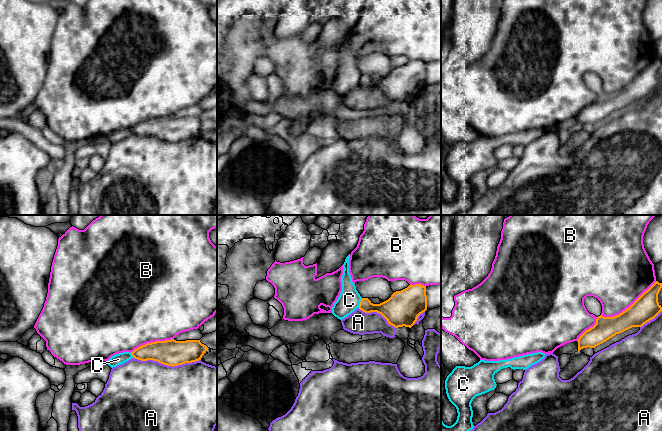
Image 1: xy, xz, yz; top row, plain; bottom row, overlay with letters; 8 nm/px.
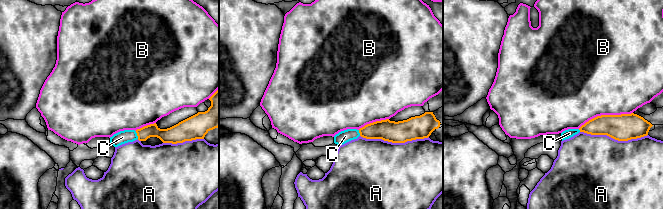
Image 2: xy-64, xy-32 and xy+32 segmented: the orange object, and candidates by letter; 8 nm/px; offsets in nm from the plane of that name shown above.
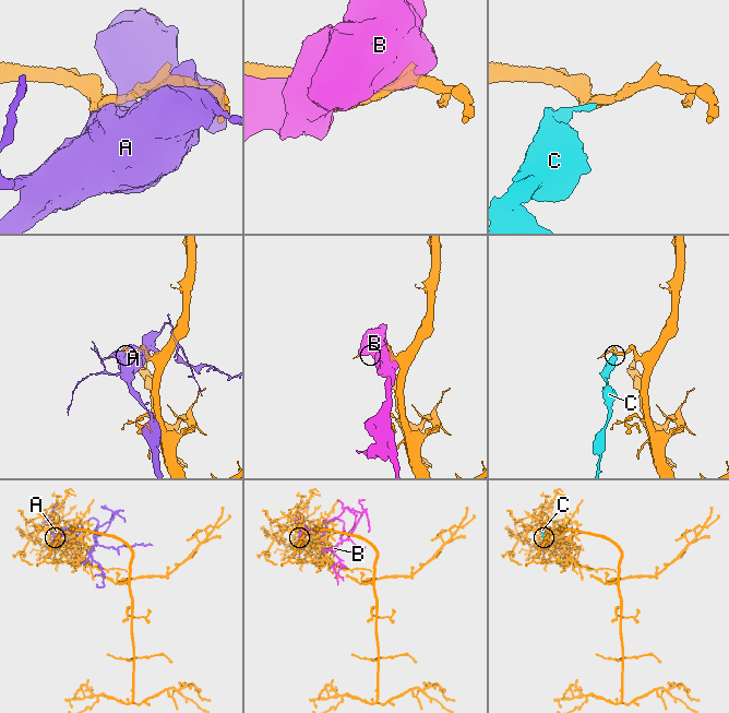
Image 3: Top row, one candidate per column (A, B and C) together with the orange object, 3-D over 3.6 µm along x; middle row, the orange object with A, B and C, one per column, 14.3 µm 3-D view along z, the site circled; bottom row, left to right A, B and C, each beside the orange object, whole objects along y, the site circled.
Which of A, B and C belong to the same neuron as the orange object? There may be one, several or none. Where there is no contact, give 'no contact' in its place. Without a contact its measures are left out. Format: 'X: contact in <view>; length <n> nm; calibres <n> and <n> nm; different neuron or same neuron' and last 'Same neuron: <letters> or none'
A: contact in xy; length 550 nm; calibres 200 and 500 nm; different neuron
B: contact in yz; length 550 nm; calibres 200 and 460 nm; different neuron
C: contact in xz; length 90 nm; calibres 160 and 180 nm; different neuron
Same neuron: none

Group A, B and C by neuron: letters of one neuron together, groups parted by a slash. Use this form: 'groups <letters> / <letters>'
groups A / B / C

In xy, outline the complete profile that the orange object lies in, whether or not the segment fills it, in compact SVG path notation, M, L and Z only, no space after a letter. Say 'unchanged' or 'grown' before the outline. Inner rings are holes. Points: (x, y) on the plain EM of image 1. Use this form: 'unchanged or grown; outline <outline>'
unchanged; outline M200 116L156 117L147 119L131 128L133 134L147 137L153 136L167 142L178 142L201 136L208 123Z

